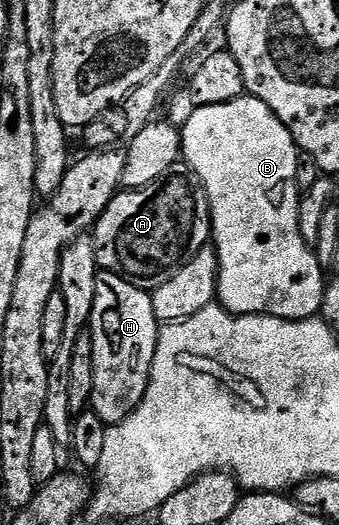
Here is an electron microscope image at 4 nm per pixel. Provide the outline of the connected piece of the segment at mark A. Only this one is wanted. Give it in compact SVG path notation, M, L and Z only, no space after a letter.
M180 162L165 170L161 178L149 182L149 186L116 192L94 226L93 239L96 262L102 271L117 274L125 278L125 282L144 290L161 286L161 282L169 282L169 278L173 278L173 274L177 274L177 270L181 270L189 258L208 247L212 239L211 207L201 178L186 162Z

